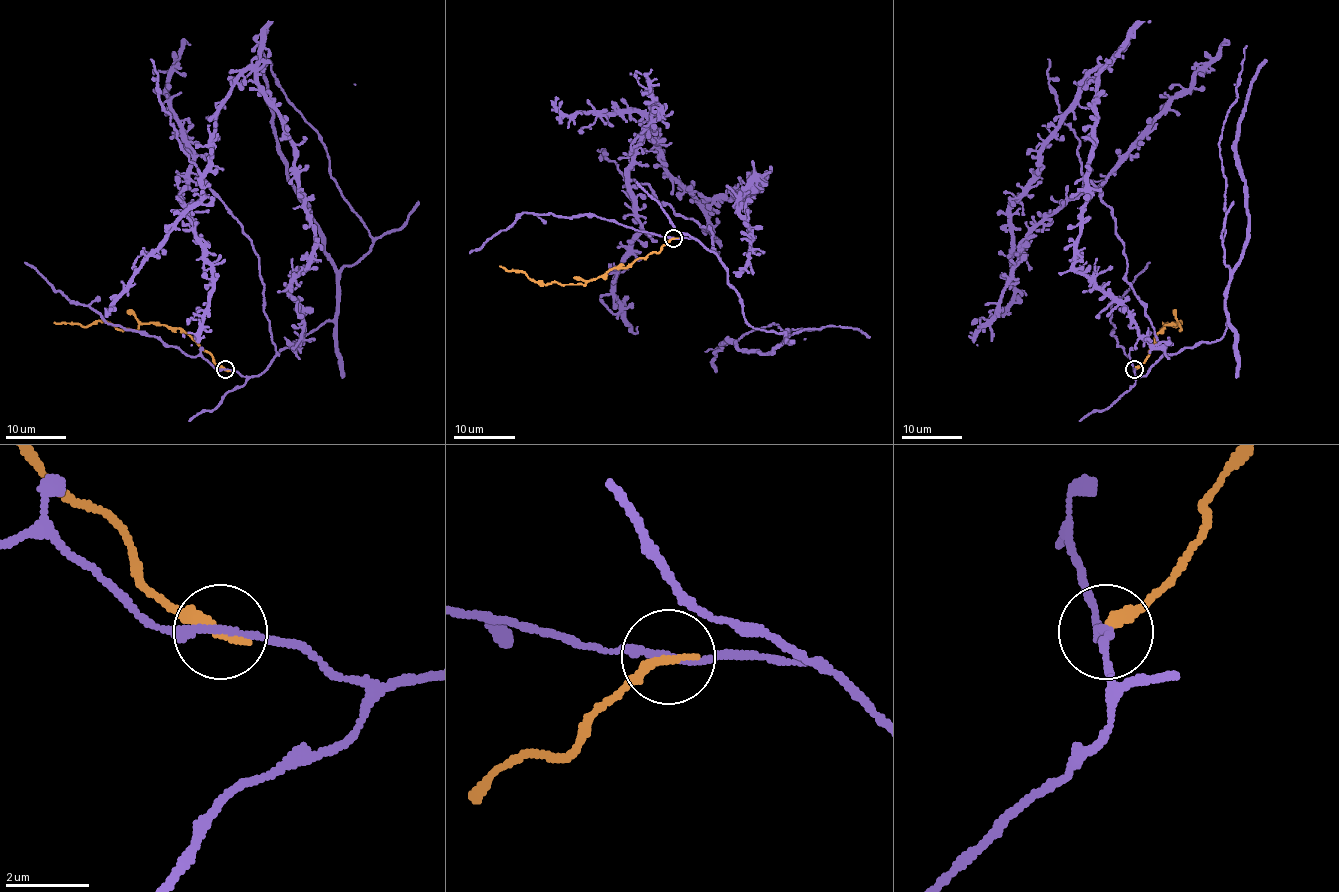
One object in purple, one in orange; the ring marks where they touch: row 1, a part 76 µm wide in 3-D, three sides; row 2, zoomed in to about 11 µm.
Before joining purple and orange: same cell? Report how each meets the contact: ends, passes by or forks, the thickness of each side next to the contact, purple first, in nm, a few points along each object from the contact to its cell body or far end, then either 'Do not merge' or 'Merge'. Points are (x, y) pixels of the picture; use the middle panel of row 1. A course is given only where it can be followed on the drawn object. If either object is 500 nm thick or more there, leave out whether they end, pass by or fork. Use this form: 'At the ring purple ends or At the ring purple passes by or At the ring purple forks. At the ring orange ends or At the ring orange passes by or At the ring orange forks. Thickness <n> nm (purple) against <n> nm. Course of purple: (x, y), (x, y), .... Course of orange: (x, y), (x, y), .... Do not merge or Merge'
At the ring purple passes by. At the ring orange ends. Thickness 180 nm (purple) against 280 nm. Course of purple: (674, 237), (732, 285), (752, 242), (739, 198), (764, 181), (703, 198), (648, 121), (614, 292), (637, 326). Course of orange: (674, 237), (657, 253), (639, 257), (625, 268), (608, 269), (584, 285), (539, 285), (524, 272), (500, 266). Do not merge

